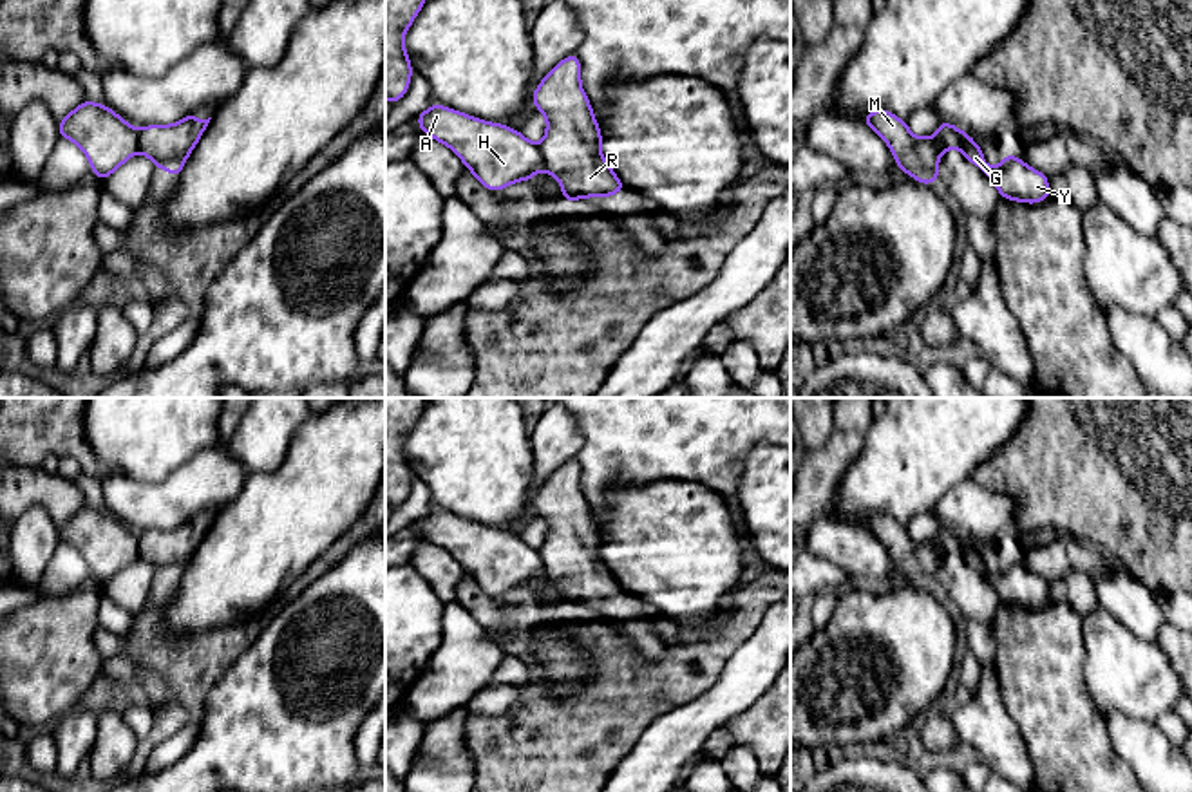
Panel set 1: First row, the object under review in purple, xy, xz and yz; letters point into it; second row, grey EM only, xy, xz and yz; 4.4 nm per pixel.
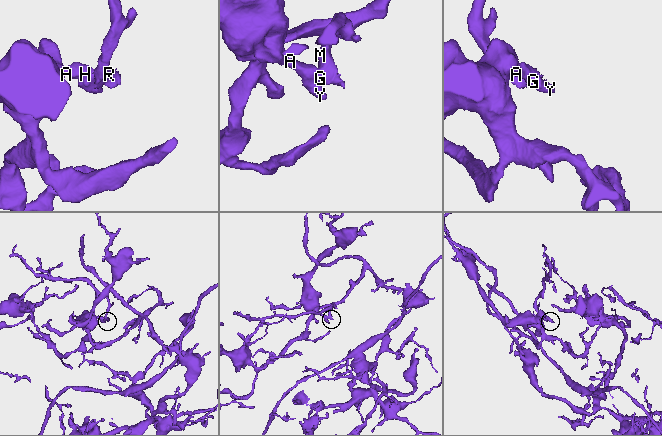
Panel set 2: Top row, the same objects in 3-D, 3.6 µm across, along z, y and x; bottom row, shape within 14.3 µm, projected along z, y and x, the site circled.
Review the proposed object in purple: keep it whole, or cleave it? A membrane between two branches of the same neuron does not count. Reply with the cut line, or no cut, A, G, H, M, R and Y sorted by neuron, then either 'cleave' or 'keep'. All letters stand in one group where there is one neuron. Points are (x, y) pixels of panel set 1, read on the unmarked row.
xz (536, 550), (545, 572) | A G H Y / M R | cleave

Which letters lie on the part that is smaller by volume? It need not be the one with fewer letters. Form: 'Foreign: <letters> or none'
Foreign: M, R

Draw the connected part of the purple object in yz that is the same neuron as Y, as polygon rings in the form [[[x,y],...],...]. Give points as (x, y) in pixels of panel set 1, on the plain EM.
[[[966,537],[960,539],[964,562],[984,577],[1002,604],[1036,609],[1051,602],[1049,582],[1009,557],[993,575],[986,570],[982,553]]]

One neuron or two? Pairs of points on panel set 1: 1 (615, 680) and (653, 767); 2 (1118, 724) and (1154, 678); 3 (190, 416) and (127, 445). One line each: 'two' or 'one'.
1: two
2: two
3: one

